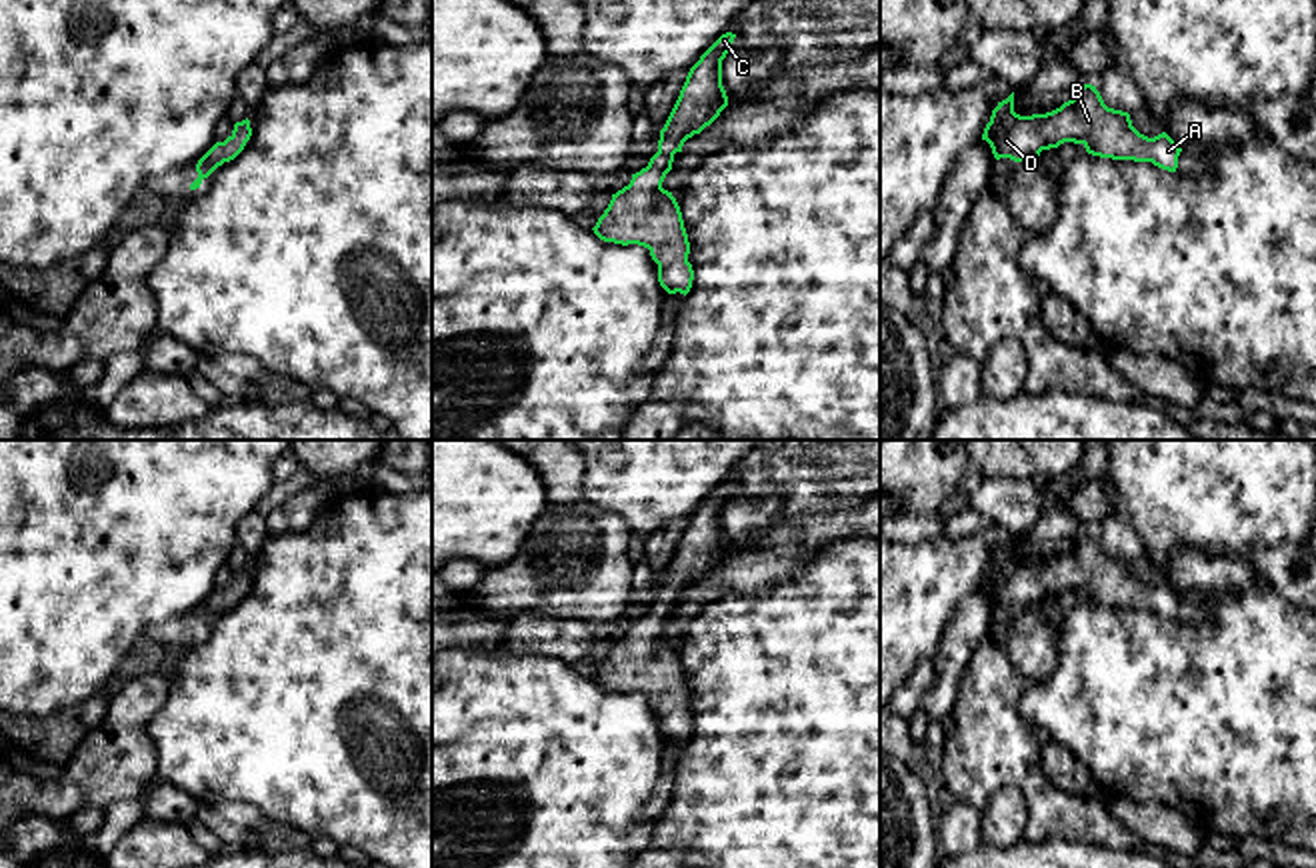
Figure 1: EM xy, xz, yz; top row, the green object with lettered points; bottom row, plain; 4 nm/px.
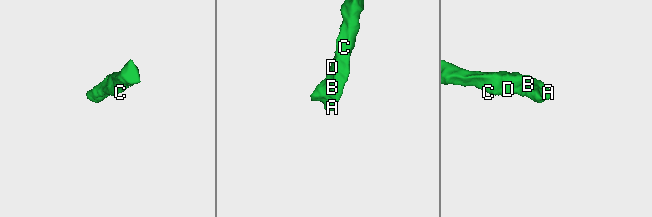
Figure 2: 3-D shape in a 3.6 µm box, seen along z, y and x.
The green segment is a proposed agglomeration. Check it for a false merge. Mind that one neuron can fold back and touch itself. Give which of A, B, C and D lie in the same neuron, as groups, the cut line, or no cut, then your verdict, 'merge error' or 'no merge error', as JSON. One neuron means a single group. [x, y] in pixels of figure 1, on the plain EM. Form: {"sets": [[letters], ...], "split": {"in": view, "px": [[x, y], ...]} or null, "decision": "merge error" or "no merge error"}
{"sets": [["A", "B", "C", "D"]], "split": null, "decision": "no merge error"}

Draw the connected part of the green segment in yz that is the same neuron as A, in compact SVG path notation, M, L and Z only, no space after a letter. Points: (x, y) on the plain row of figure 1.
M1092 532L1080 534L1072 548L1046 562L1014 560L1014 540L998 550L982 588L996 608L1022 610L1064 590L1082 592L1088 602L1112 608L1152 610L1176 620L1182 596L1166 582L1140 582L1128 560L1108 556Z

